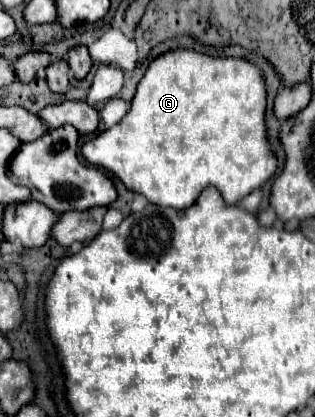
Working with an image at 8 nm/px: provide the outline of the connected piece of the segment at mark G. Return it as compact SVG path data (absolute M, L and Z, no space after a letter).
M190 48L164 52L150 62L130 112L116 126L88 140L82 146L82 154L88 162L116 174L126 188L144 194L154 204L188 208L210 184L222 192L228 204L236 204L278 170L278 156L268 142L264 72L244 58L216 58Z

